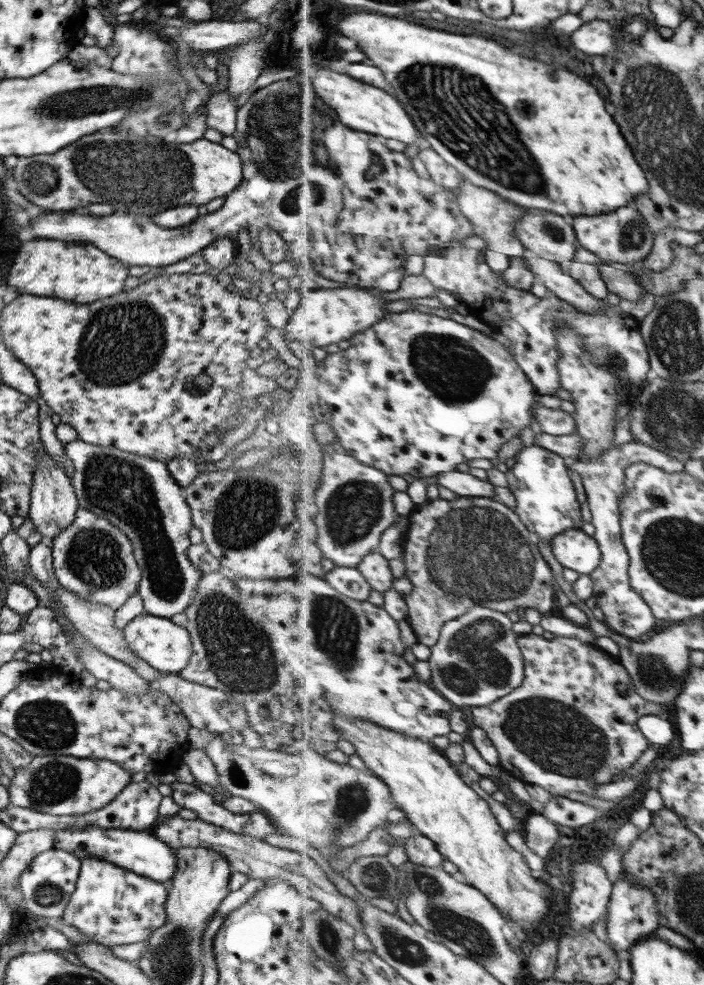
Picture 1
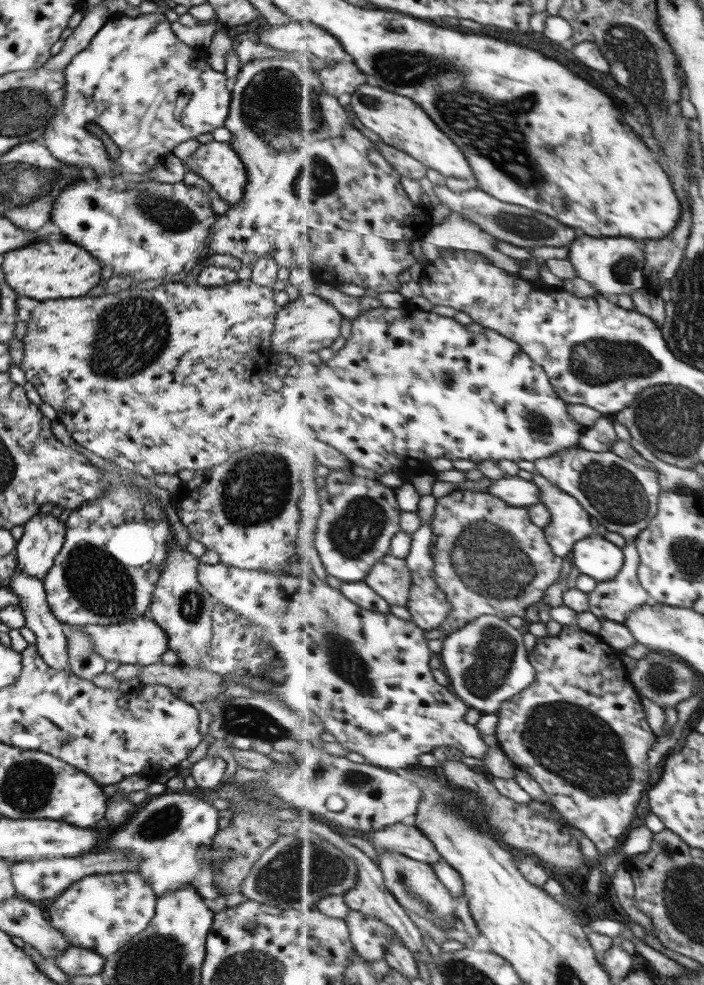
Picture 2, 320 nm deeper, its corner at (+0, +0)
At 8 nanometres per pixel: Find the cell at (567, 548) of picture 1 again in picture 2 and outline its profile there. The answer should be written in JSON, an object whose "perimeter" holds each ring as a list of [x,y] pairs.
{"perimeter":[[[593,534],[575,545],[570,560],[581,573],[603,583],[620,575],[625,566],[625,553],[613,541]]]}

